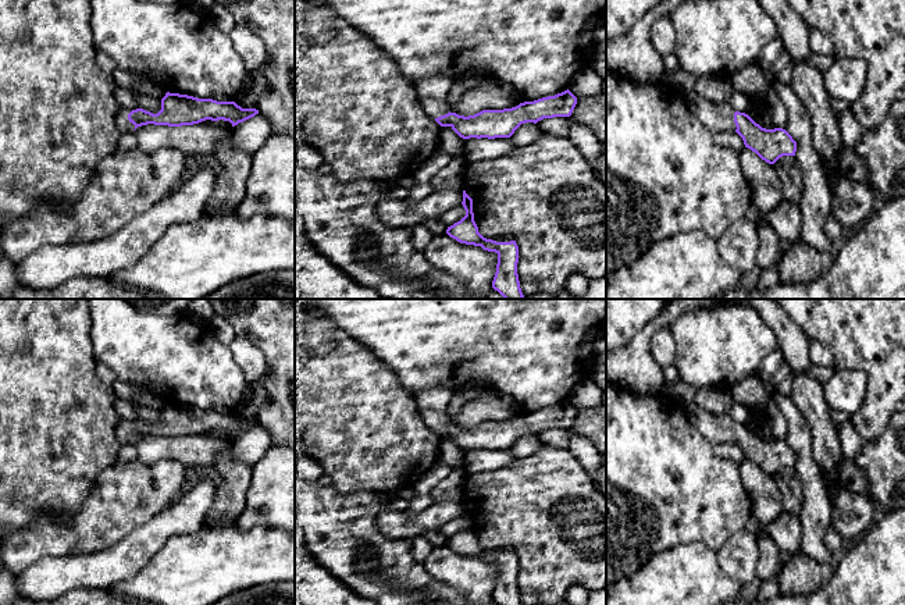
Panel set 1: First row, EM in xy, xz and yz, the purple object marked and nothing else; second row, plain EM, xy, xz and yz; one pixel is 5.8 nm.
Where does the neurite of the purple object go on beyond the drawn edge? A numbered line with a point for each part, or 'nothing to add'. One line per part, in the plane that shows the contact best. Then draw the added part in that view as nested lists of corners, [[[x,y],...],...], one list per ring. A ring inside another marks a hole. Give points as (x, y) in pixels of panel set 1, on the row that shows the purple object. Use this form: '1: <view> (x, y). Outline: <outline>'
1: xy (123, 124). Outline: [[[121,107],[120,111],[115,115],[115,125],[117,129],[124,134],[124,132],[132,132],[135,129],[135,125],[128,120],[128,114],[132,110]]]

